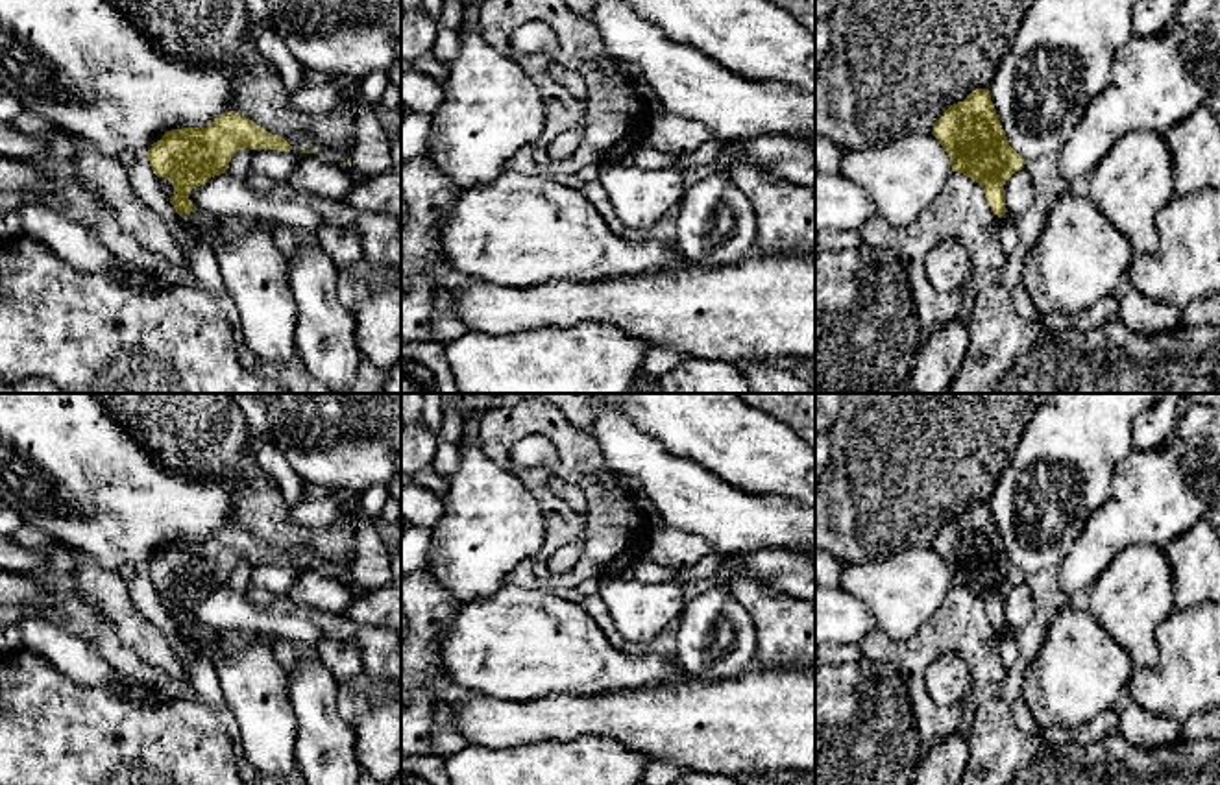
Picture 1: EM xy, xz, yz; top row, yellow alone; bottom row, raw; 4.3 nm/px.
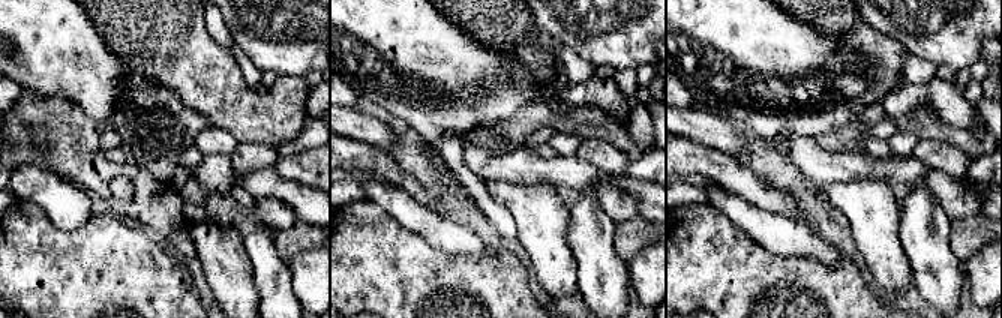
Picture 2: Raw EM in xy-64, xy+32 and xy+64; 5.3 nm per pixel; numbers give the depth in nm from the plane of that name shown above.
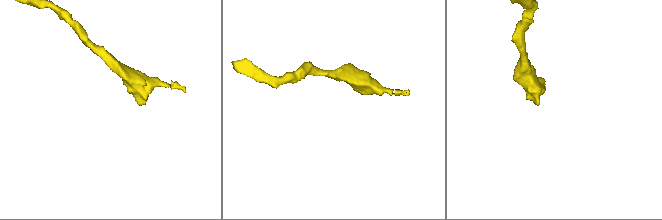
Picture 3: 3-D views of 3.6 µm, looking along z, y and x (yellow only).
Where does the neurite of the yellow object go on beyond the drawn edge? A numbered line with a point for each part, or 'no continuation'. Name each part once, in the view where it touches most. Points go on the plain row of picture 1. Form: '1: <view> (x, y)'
1: xy (335, 571)

